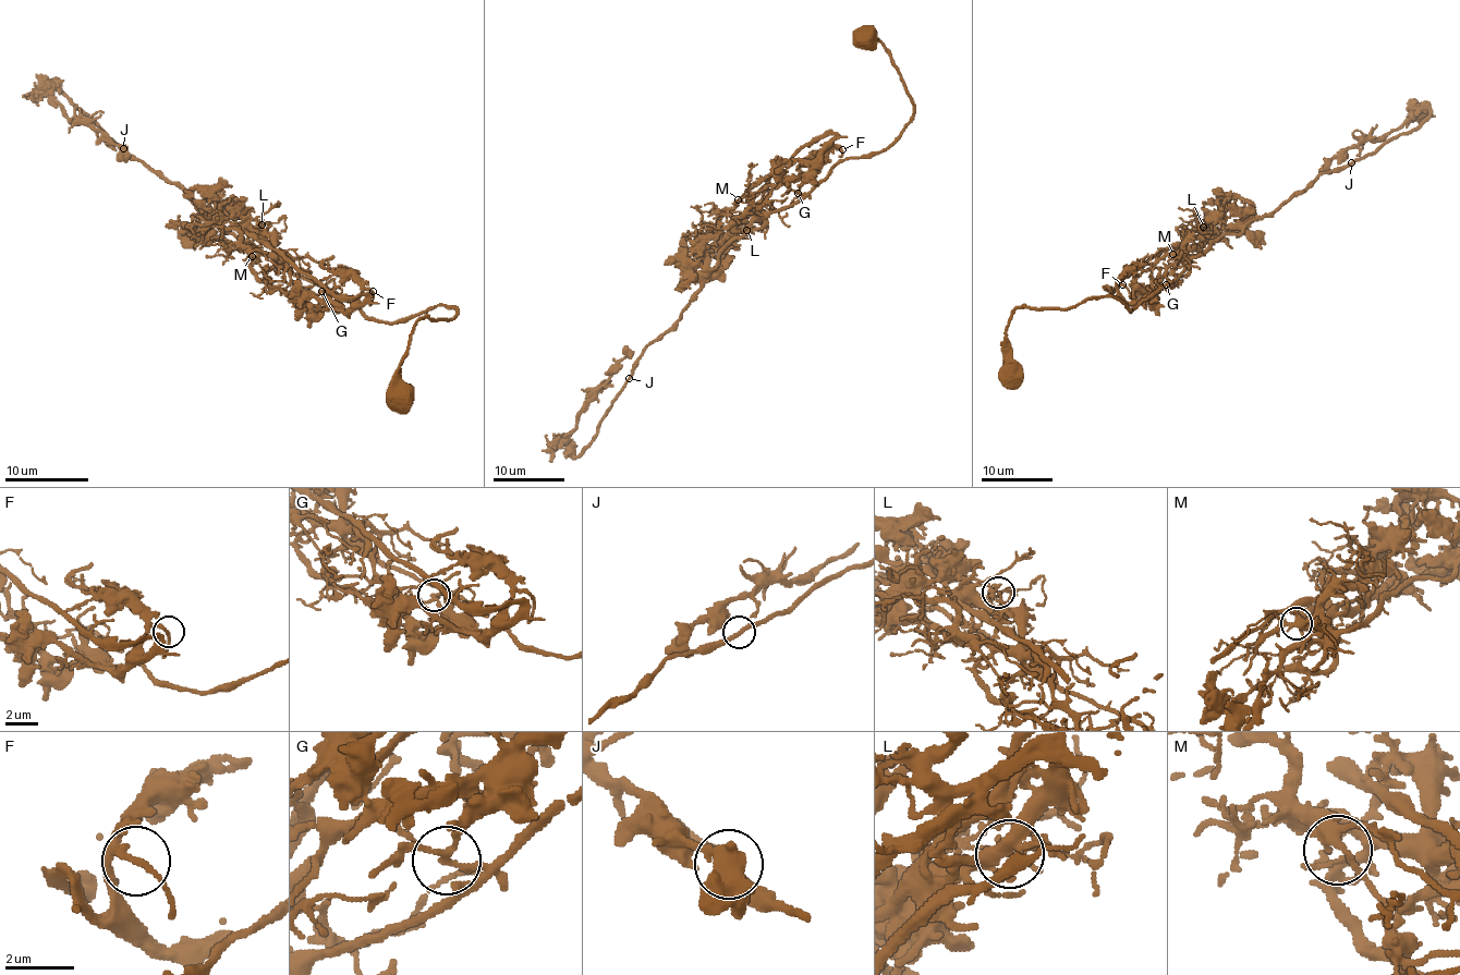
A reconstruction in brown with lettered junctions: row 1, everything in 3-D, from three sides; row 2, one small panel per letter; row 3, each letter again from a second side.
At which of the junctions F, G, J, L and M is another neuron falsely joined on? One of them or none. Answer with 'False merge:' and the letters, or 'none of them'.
False merge: G

